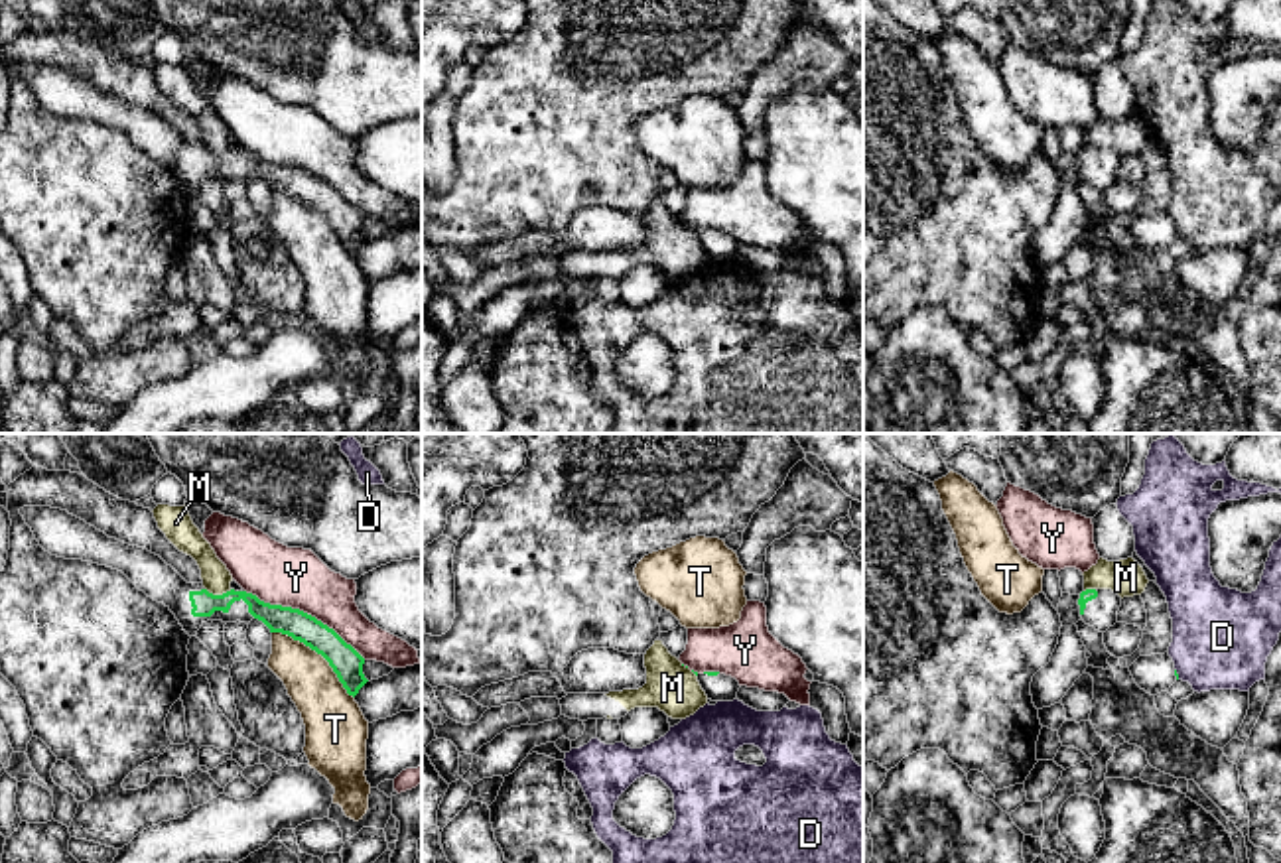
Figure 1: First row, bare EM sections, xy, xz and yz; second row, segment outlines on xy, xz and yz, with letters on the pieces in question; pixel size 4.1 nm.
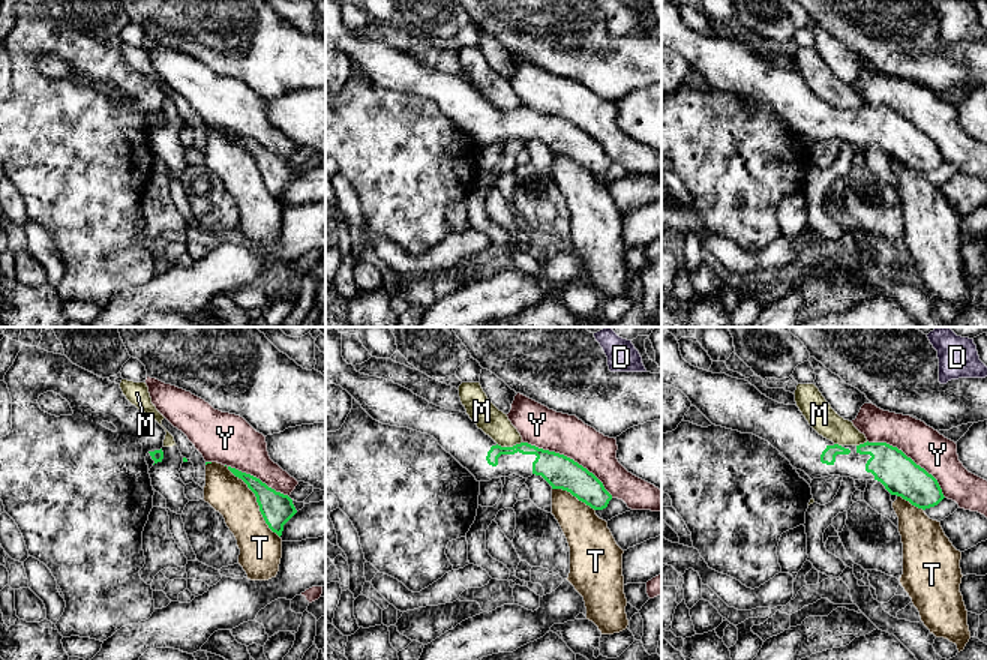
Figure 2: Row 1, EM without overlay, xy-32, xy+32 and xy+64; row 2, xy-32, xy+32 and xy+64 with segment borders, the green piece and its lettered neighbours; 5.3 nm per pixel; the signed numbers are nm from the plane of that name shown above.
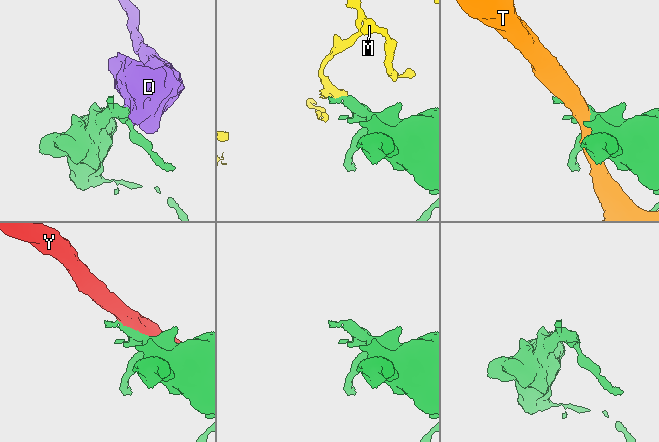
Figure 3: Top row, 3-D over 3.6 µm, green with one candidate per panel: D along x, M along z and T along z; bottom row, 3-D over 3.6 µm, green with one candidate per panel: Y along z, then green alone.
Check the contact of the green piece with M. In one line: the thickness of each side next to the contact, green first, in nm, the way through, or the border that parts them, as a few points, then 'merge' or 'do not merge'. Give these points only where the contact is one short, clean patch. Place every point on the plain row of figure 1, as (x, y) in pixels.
calibres 110 and 120 nm; border xy (205, 146), (213, 152), (231, 148); do not merge

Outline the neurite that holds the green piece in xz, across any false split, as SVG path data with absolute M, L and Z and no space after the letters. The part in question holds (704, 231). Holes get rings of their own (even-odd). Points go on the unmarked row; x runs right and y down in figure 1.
M719 231L698 232L698 240L711 260L733 260L737 258L739 240Z

